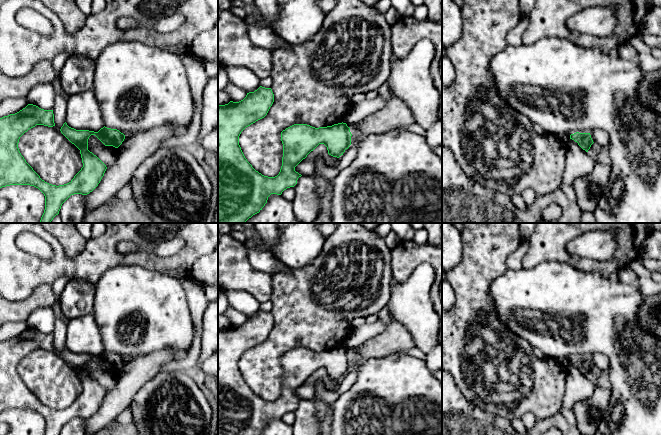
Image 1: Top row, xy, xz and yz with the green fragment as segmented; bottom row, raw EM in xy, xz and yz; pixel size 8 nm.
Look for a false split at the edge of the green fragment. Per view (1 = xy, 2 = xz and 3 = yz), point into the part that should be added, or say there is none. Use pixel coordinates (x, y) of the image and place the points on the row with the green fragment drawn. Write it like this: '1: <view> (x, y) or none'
1: none
2: none
3: none

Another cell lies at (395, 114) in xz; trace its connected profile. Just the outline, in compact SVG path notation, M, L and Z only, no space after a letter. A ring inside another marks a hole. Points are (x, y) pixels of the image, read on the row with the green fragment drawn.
M391 97L386 105L362 119L350 128L356 137L367 134L385 133L394 129L404 129L416 123L411 109L398 97Z

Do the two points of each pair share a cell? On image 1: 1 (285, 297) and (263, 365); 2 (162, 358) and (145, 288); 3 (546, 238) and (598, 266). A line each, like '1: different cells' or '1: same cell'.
1: same cell
2: different cells
3: same cell

